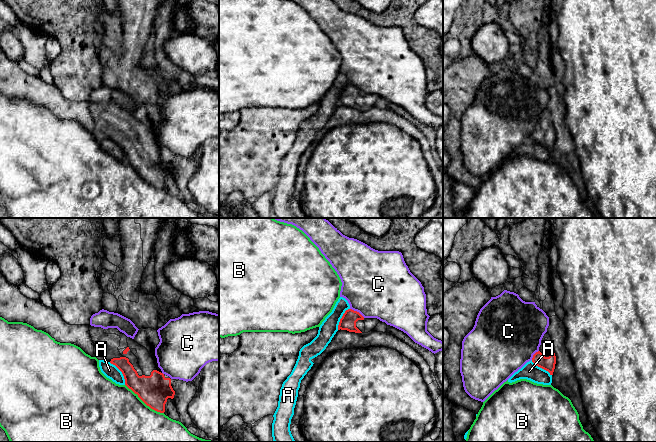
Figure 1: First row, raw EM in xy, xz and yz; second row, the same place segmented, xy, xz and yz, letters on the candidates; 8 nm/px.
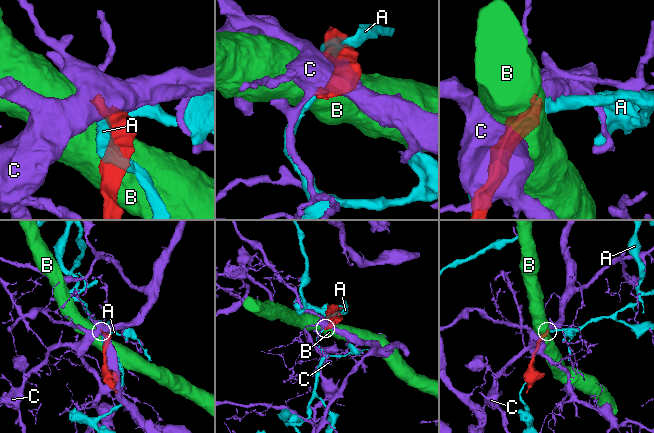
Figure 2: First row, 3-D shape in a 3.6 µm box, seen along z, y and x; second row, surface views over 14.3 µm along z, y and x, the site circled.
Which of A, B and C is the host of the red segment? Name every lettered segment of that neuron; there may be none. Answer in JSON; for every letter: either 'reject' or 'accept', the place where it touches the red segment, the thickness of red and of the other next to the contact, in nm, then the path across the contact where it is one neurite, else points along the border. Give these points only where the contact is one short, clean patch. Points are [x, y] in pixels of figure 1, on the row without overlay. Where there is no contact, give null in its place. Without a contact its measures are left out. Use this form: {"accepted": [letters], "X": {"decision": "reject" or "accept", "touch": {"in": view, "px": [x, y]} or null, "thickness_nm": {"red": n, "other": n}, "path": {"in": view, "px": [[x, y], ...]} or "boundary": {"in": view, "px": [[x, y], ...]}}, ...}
{"accepted": [], "A": {"decision": "reject", "touch": {"in": "xy", "px": [121, 147]}, "thickness_nm": {"red": 200, "other": 110}}, "B": {"decision": "reject", "touch": {"in": "xy", "px": [144, 178]}, "thickness_nm": {"red": 260, "other": 500}}, "C": {"decision": "reject", "touch": {"in": "xz", "px": [356, 87]}, "thickness_nm": {"red": 130, "other": 500}}}

